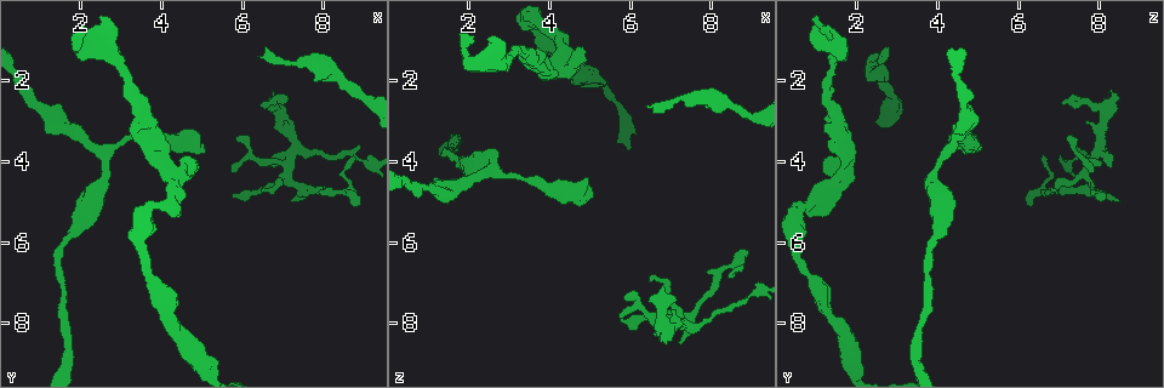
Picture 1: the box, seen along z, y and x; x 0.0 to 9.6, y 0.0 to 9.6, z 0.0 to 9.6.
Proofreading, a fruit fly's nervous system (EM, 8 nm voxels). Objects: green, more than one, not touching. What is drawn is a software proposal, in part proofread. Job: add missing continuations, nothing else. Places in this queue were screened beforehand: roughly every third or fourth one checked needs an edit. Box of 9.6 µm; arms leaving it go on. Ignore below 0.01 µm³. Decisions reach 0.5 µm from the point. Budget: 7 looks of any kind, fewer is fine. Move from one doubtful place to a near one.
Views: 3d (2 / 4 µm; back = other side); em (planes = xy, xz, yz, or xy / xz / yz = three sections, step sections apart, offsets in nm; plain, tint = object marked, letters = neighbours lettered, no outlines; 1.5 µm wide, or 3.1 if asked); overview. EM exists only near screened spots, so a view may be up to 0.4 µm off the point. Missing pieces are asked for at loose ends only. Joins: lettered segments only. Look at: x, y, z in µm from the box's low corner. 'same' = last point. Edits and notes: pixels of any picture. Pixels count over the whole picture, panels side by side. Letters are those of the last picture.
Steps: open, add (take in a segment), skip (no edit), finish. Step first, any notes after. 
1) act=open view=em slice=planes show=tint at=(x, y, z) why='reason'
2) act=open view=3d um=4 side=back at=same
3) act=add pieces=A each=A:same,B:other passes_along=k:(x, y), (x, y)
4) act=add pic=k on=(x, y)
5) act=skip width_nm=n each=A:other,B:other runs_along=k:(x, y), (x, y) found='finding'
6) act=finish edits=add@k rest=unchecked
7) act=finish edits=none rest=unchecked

act=open view=em slice=xz step=4 show=letters at=(6.60, 1.15, 2.75) why='thin end'

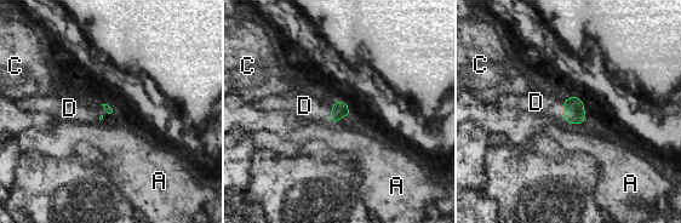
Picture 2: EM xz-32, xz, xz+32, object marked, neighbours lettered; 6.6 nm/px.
act=add pieces=D longest_contact=D:190nm each=A:other,C:other,D:same passes_along=2:(339, 109), (332, 109), (304, 106) found='the cell continues'

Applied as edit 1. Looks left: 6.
act=open view=3d um=4 at=(6.40, 4.70, 6.90) why='branch stops here'

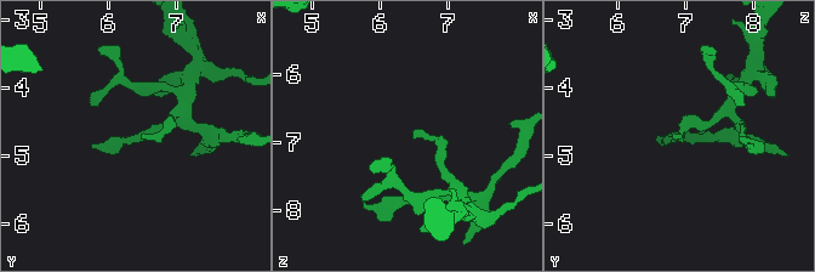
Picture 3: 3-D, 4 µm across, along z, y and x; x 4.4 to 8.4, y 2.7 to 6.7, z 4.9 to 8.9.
act=open view=em slice=planes show=tint at=(6.45, 4.75, 6.85) why='need the tissue'

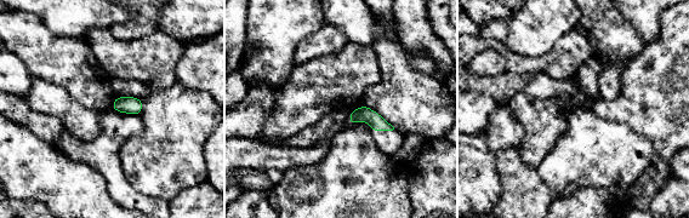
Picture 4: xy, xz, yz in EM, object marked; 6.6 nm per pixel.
act=open view=em slice=planes show=letters at=same

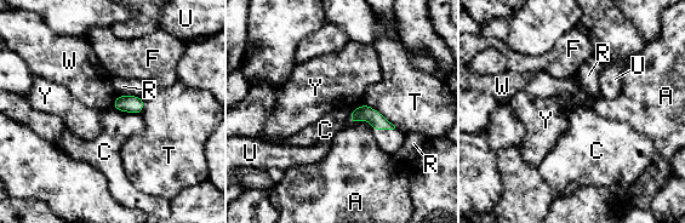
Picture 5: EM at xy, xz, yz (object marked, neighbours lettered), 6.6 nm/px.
act=skip width_nm=100 each=A:other,C:other,F:other,R:other,T:other,U:other,W:other,Y:other border=5:(354, 107), (348, 121), (371, 127) found='no lettered segment goes on from it'

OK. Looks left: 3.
act=open view=3d um=4 at=(5.00, 3.75, 4.90) why='branch stops here'

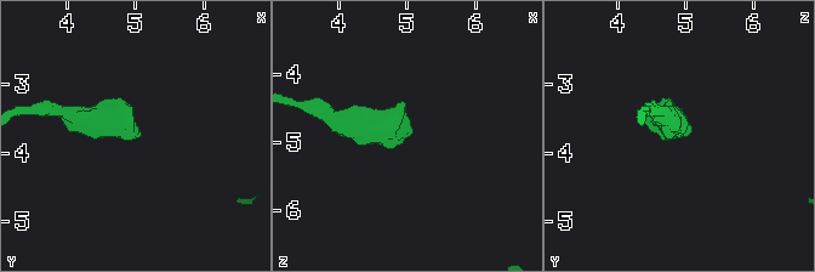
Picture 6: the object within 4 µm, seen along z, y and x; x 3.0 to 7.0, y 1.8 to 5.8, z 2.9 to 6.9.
act=open view=em slice=planes show=letters at=(5.10, 3.75, 4.85) why='need the tissue'

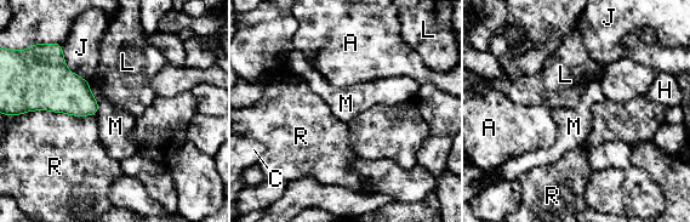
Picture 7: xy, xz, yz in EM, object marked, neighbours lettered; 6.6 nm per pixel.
act=skip longest_contact=R:500nm each=A:other,C:other,H:other,J:other,L:other,M:other,R:other border=7:(89, 85), (98, 104), (96, 114) found='no lettered segment goes on from it'

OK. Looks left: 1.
act=finish edits=add@2 rest=unchecked

